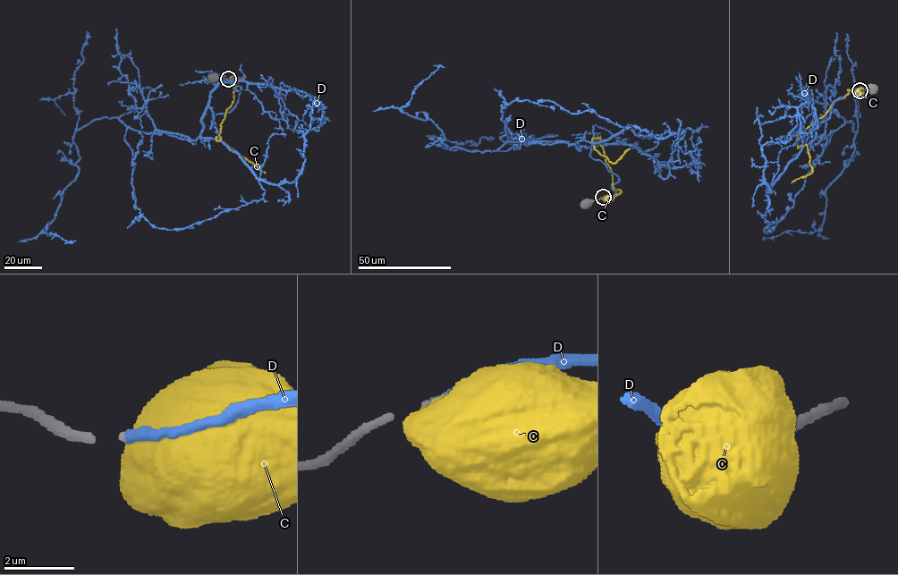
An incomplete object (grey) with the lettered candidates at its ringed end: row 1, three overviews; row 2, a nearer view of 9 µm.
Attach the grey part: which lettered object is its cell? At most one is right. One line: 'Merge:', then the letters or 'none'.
Merge: D

